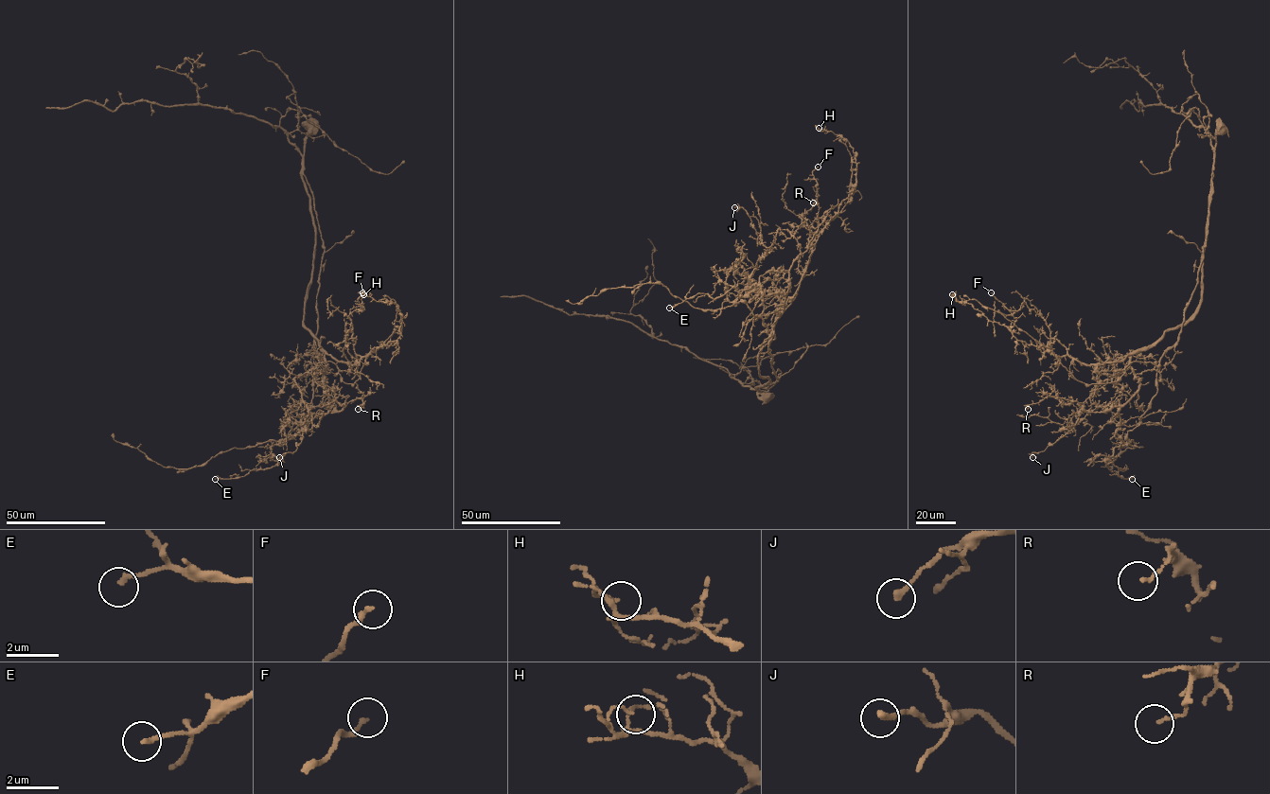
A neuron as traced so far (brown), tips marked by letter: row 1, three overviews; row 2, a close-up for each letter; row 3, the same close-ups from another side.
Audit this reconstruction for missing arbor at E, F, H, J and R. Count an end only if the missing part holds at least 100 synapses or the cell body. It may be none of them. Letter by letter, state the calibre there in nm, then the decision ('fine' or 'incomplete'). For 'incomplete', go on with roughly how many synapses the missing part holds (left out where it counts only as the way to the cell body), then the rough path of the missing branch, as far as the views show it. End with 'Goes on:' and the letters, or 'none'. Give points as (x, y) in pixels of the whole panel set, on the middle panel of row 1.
E: 180 nm thick; fine
F: 160 nm thick; fine
H: 80 nm thick; fine
J: 240 nm thick; fine
R: 130 nm thick; fine
Goes on: none

